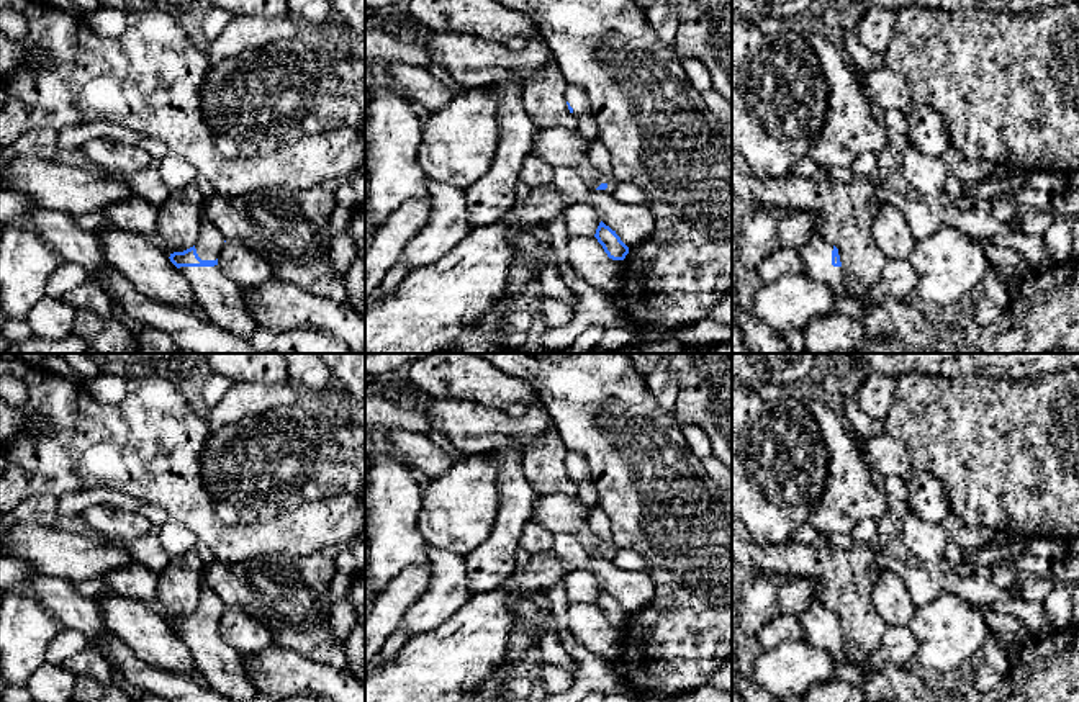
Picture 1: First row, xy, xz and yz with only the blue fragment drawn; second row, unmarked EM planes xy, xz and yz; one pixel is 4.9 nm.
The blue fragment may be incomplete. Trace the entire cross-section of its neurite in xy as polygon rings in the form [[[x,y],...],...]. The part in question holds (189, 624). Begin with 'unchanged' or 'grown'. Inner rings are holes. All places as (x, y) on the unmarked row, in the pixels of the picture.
grown | [[[203,589],[198,609],[183,619],[174,620],[162,610],[157,599],[149,604],[187,645],[210,689],[234,702],[254,702],[257,691],[242,669],[241,655],[218,632],[224,604],[216,594]]]

